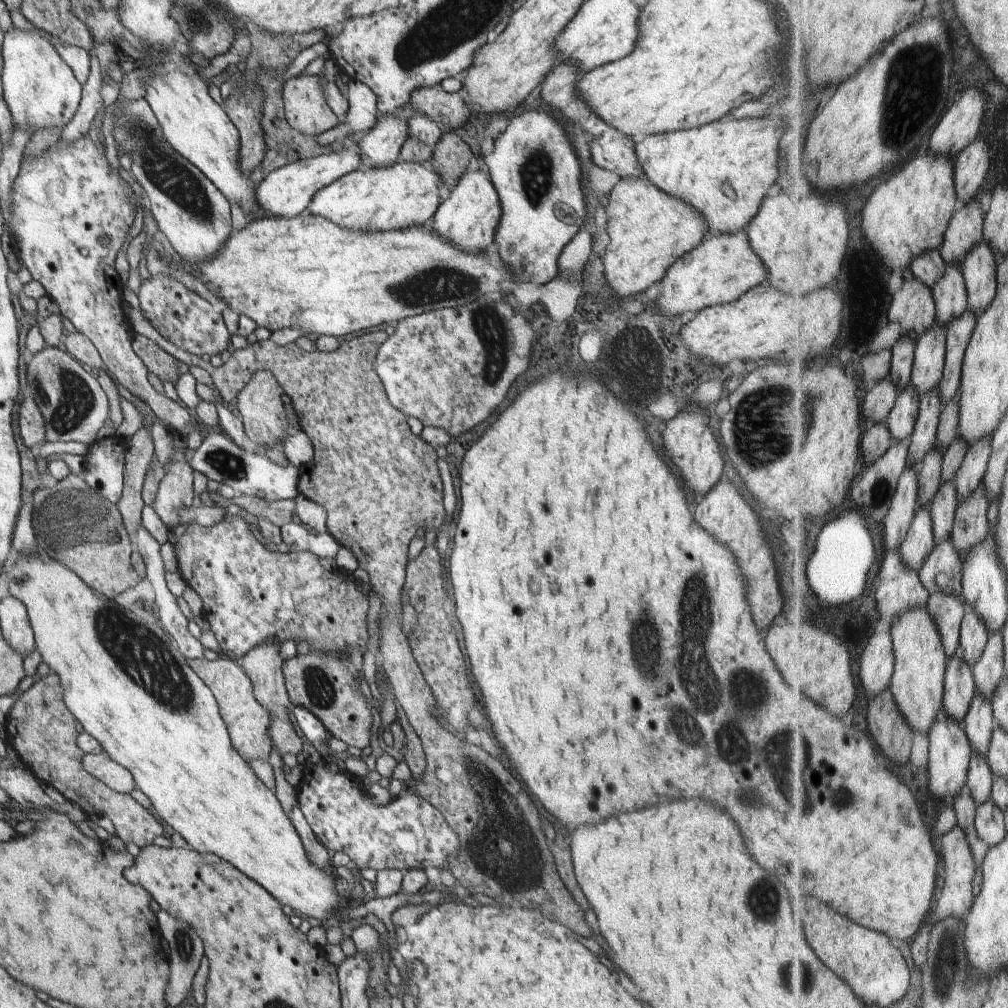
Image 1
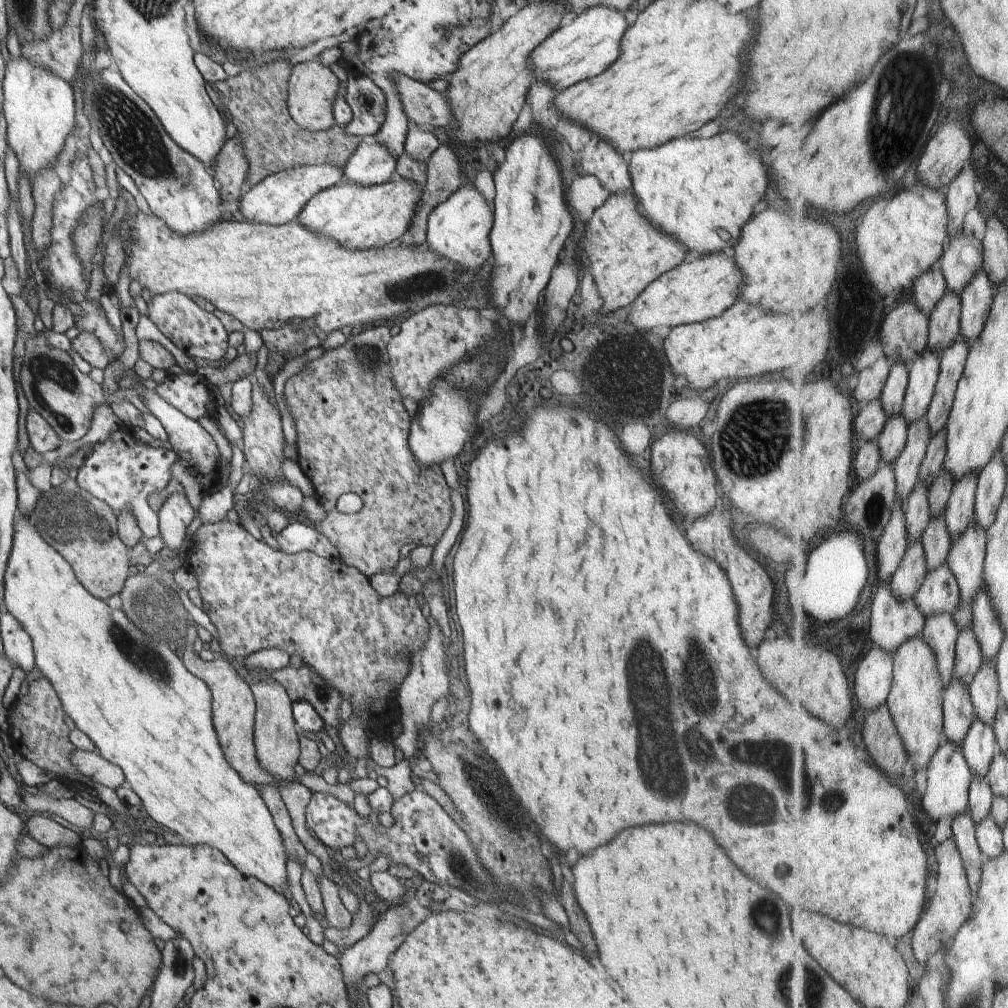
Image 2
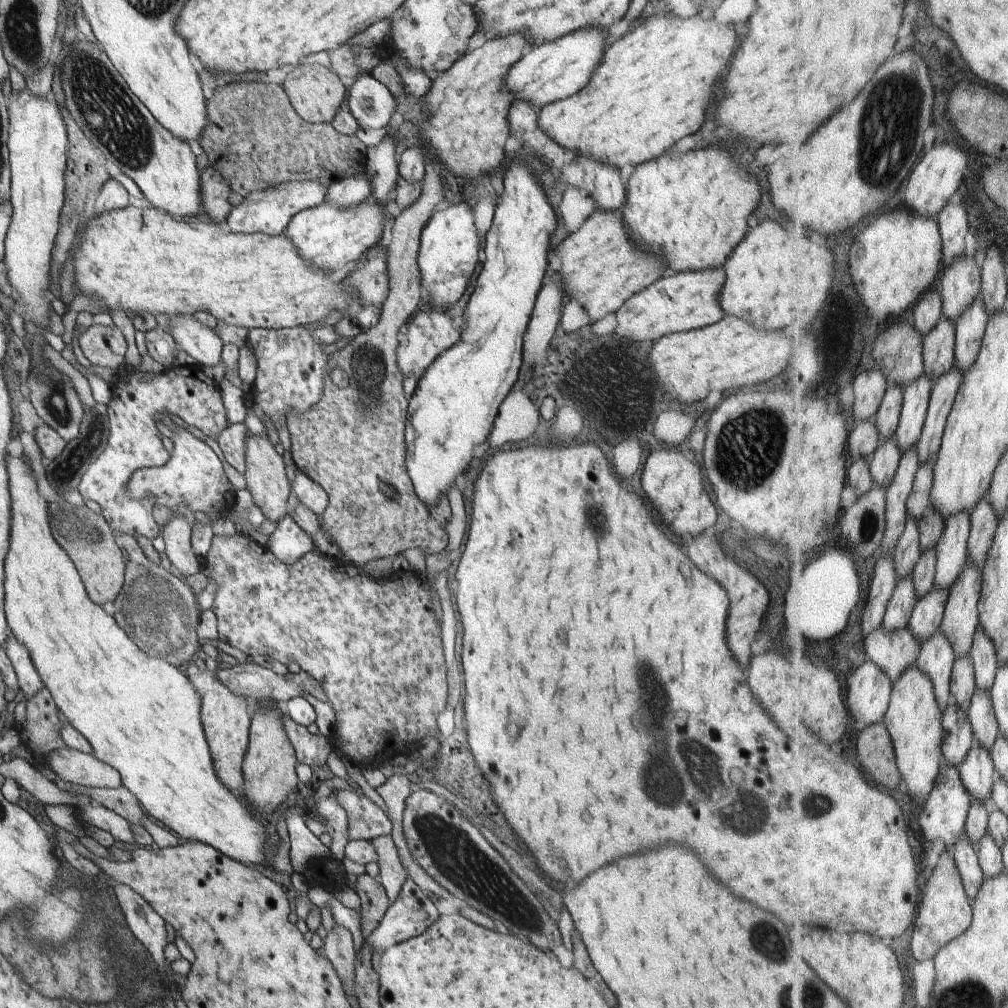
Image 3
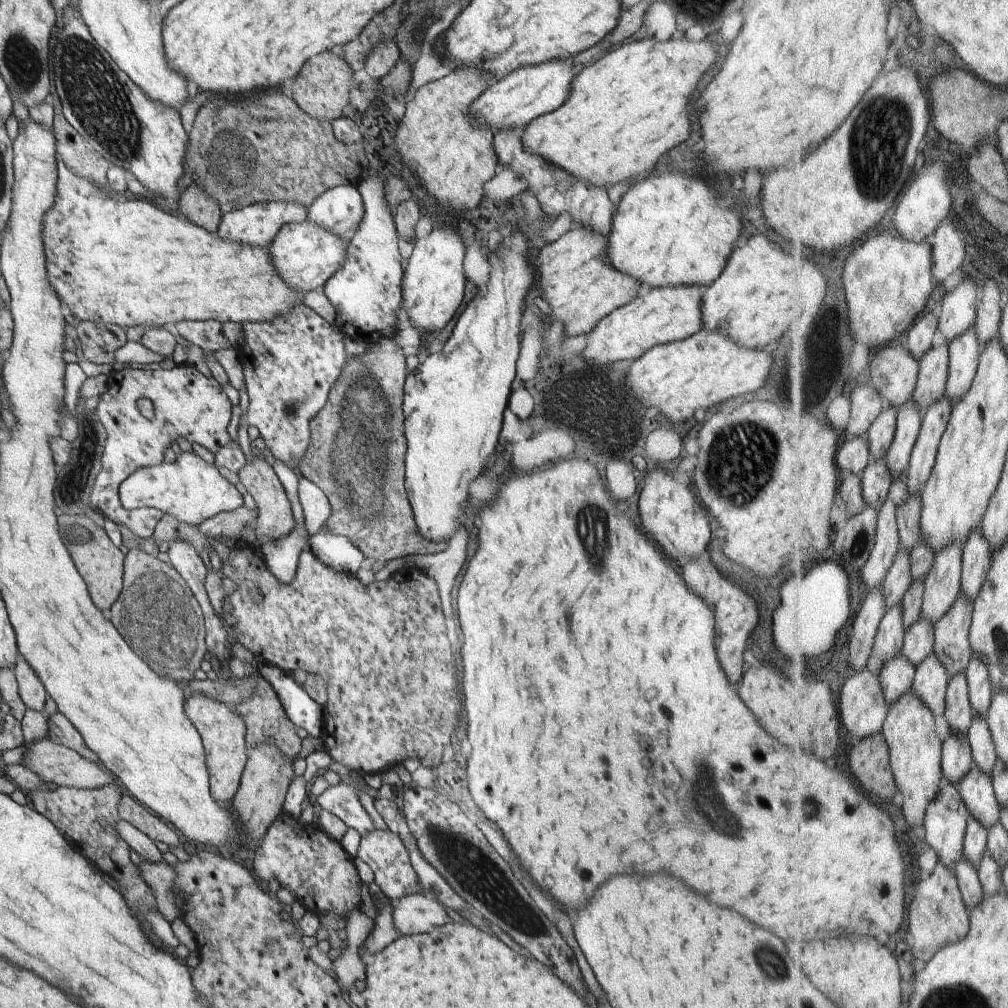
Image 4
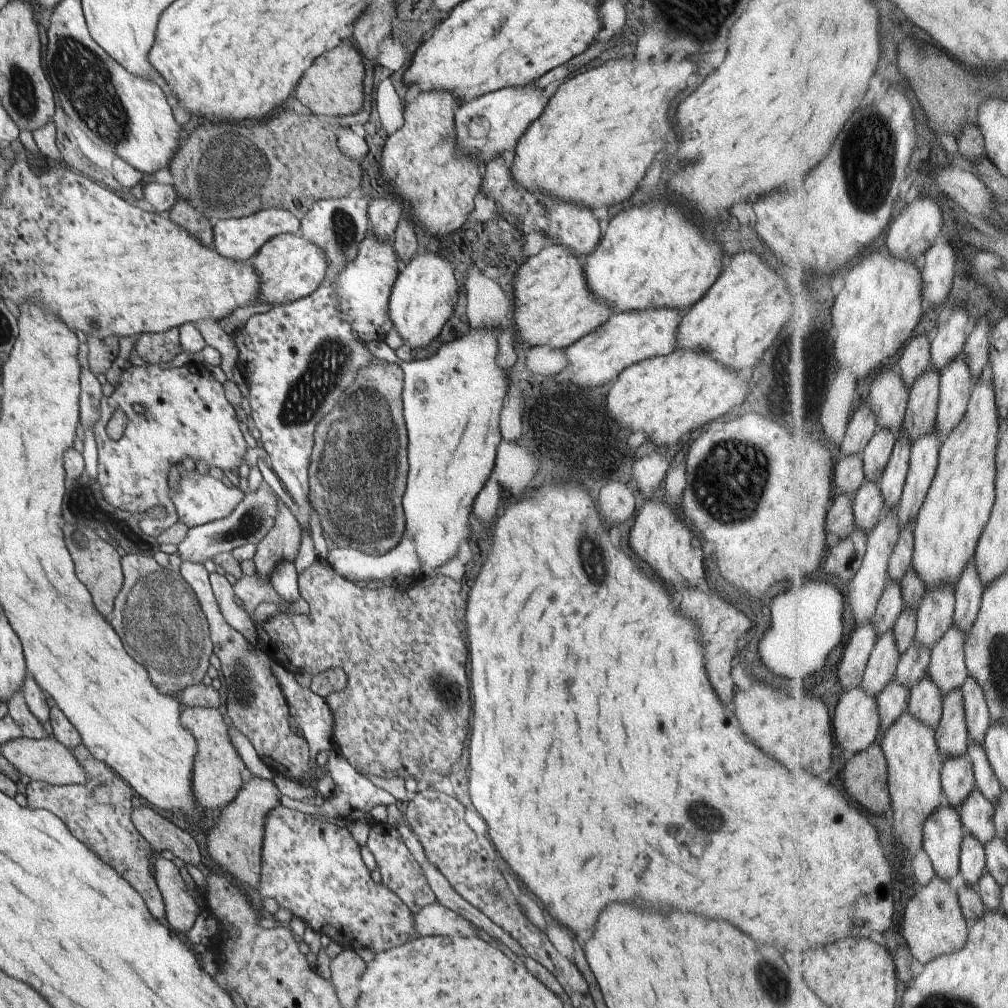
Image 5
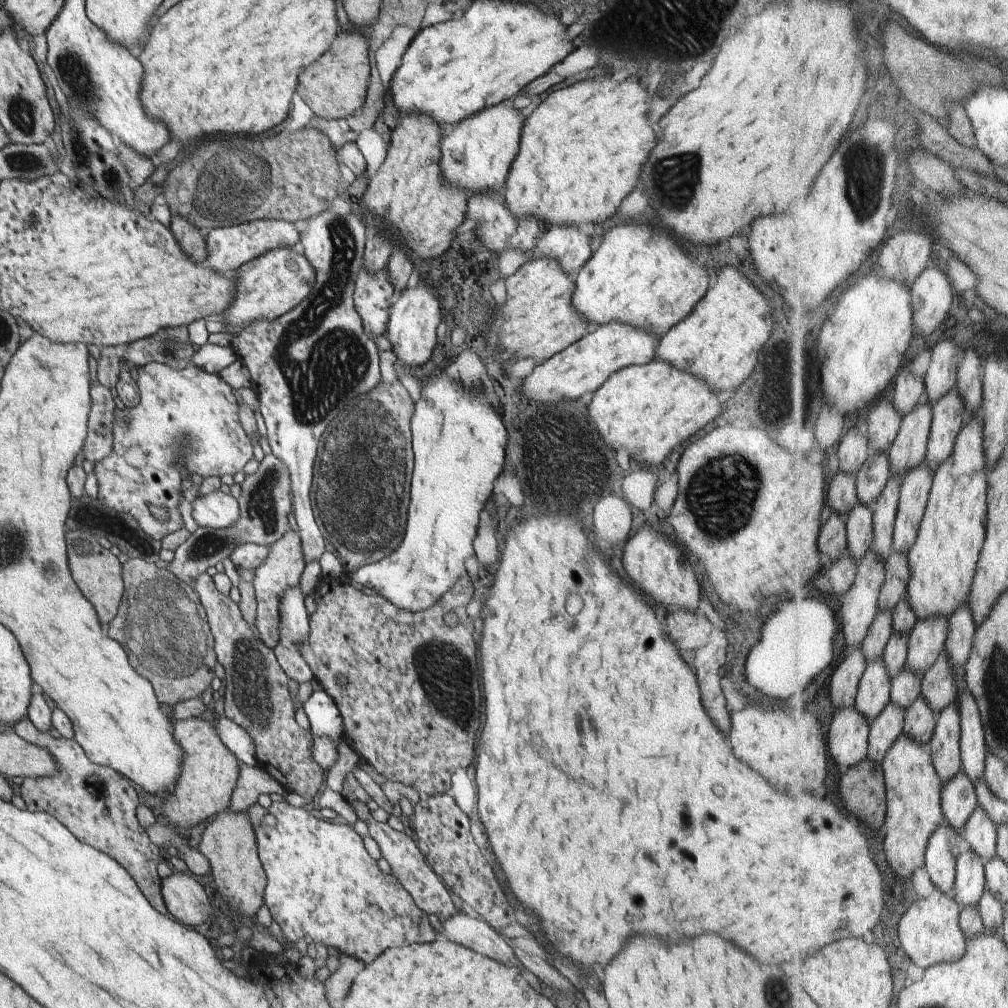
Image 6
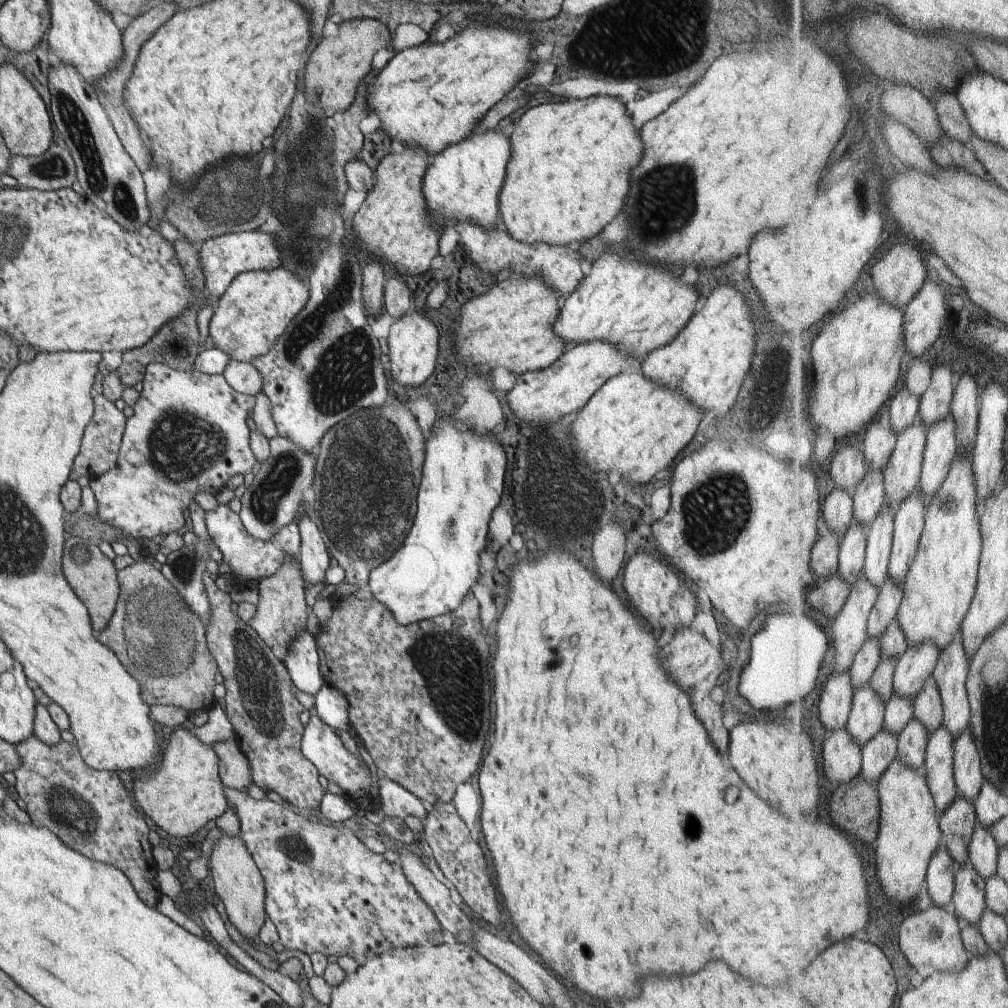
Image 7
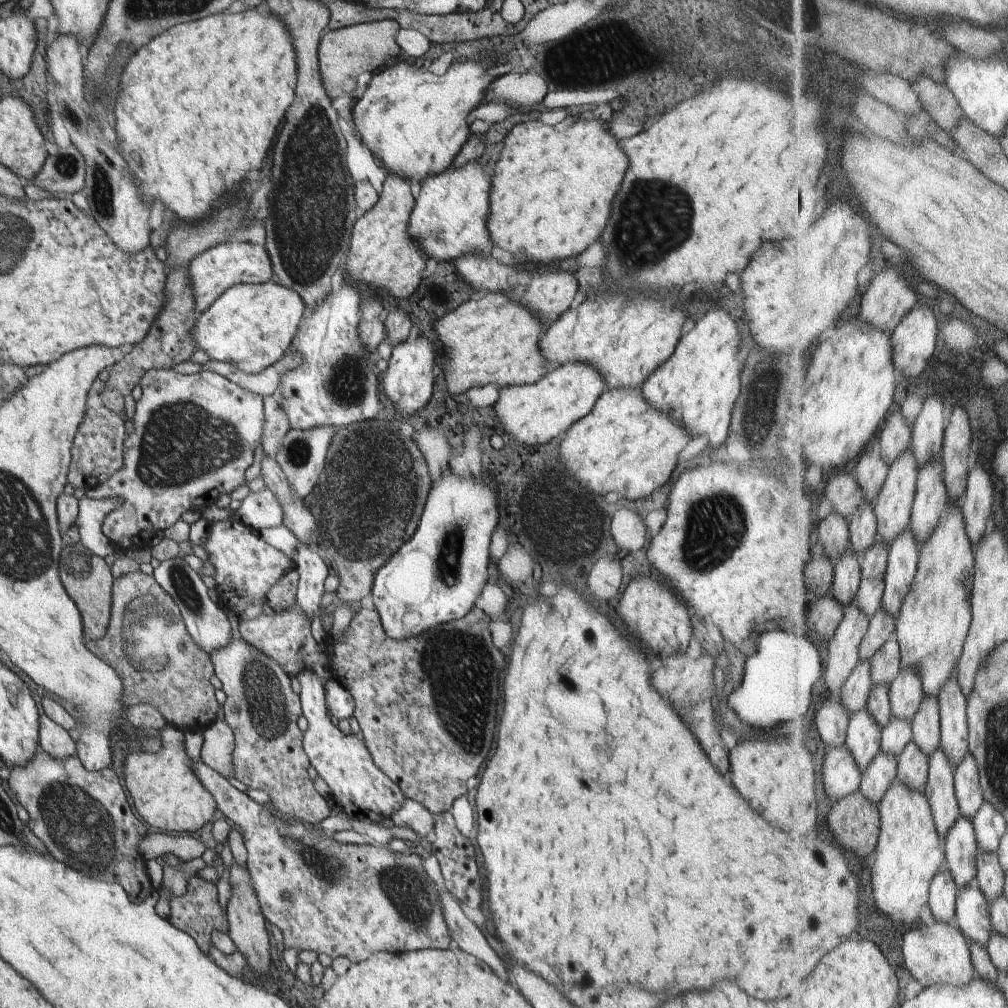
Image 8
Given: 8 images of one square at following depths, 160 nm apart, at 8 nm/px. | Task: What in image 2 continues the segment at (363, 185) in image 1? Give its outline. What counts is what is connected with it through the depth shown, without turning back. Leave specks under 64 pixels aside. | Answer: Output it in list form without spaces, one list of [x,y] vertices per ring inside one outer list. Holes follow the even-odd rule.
[[[406,179],[369,187],[342,183],[314,195],[296,221],[317,235],[325,235],[349,249],[379,249],[402,241],[413,221],[423,192]]]

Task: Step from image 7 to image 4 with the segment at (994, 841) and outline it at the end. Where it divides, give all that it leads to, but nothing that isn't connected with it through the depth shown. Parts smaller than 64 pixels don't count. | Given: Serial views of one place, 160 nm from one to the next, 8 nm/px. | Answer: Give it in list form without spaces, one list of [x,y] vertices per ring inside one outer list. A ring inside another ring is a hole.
[[[980,767],[975,769],[960,784],[962,796],[973,812],[974,818],[984,826],[994,828],[1003,819],[1003,806],[999,801],[995,778],[987,775]]]

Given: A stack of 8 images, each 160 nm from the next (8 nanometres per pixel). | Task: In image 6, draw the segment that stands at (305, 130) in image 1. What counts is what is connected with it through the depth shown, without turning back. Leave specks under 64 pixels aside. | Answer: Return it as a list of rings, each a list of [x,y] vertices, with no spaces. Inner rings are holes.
[[[360,28],[338,30],[329,49],[299,74],[298,94],[317,117],[343,119],[357,113],[364,104],[371,75],[369,40]]]

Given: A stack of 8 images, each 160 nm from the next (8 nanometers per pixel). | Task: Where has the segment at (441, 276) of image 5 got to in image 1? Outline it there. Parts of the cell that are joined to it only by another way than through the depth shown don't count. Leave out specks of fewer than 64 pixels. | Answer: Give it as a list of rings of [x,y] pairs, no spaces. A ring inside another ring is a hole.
[[[477,170],[462,174],[458,183],[451,190],[448,199],[438,206],[436,214],[430,221],[430,226],[434,228],[434,232],[438,236],[446,238],[460,250],[478,254],[478,252],[485,252],[488,246],[494,242],[500,218],[502,218],[502,204],[500,204],[498,192],[496,192],[489,174]]]

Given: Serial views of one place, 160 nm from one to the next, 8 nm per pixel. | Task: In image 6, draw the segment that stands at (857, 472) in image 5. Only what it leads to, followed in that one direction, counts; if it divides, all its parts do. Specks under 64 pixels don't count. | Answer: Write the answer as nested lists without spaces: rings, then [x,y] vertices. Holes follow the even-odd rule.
[[[839,471],[832,476],[829,485],[829,512],[849,516],[850,513],[861,505],[859,493],[859,475]]]

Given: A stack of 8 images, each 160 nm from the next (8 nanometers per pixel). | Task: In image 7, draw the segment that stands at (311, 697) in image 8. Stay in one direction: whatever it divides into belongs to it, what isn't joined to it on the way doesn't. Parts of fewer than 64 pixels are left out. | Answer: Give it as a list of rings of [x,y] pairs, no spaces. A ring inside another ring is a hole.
[[[306,630],[290,644],[283,662],[288,674],[298,690],[316,696],[325,680],[319,669],[319,654],[315,638]],[[313,707],[310,715],[310,720],[305,726],[305,731],[301,740],[301,751],[303,755],[319,770],[319,774],[322,774],[326,781],[334,782],[340,786],[344,797],[349,797],[350,802],[354,802],[358,807],[369,811],[369,813],[375,817],[372,812],[372,772],[368,769],[368,766],[360,760],[358,756],[350,753],[343,745],[342,739],[339,737],[338,732],[335,731],[331,726],[324,723],[323,720],[318,716],[317,710]]]

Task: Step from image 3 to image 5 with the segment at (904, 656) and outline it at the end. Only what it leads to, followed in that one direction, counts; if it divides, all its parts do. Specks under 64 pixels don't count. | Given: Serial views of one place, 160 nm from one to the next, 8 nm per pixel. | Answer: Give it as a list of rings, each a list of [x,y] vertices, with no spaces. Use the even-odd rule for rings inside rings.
[[[894,682],[879,696],[883,718],[880,742],[886,738],[888,731],[909,712],[912,694],[913,689]]]

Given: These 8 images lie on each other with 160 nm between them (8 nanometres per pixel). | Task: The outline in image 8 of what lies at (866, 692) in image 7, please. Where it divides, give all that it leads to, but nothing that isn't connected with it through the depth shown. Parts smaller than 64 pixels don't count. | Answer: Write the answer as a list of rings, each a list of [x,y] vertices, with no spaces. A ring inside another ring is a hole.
[[[866,710],[854,715],[847,745],[866,772],[883,753],[883,728]]]

